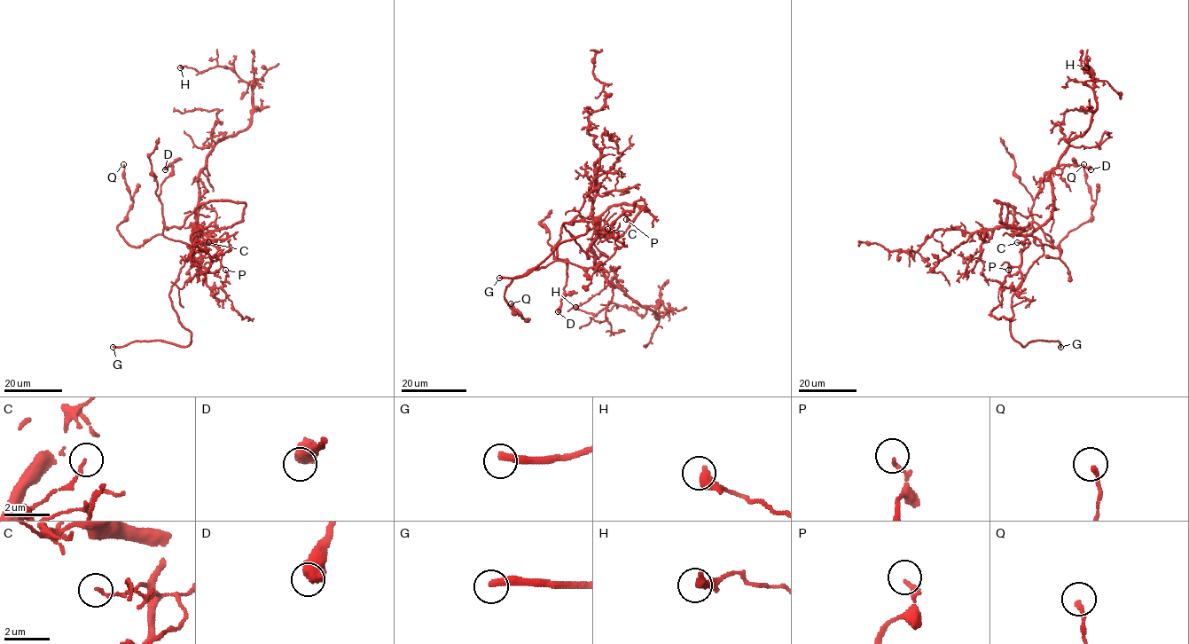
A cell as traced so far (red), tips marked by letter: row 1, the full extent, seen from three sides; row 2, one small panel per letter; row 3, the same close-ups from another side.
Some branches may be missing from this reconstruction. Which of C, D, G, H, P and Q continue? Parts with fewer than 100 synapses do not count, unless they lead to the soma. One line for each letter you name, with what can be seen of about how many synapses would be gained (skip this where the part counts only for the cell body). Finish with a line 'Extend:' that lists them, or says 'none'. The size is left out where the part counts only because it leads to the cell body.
Extend: G

